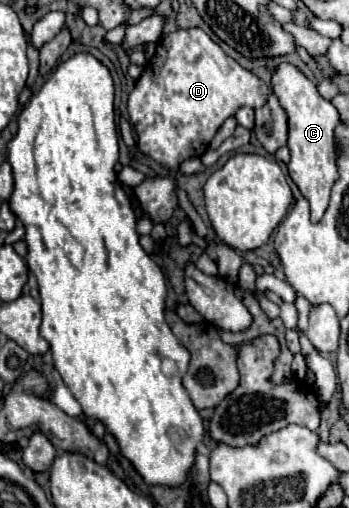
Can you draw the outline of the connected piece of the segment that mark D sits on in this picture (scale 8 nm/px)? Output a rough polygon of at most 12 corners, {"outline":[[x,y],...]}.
{"outline":[[204,30],[160,38],[128,96],[138,150],[168,170],[134,188],[154,224],[176,170],[268,86]]}

